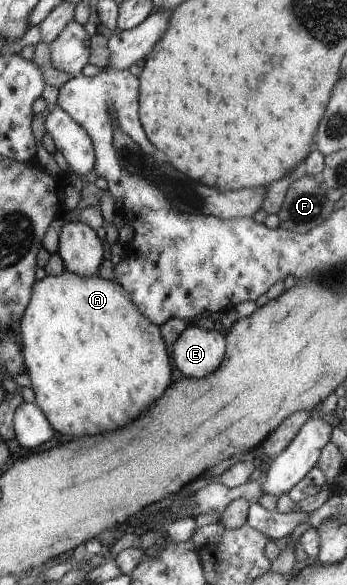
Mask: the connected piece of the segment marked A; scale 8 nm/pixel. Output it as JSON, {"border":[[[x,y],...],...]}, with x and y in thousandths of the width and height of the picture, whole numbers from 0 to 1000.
{"border":[[[179,462],[179,467],[167,470],[130,470],[121,477],[101,479],[98,487],[92,487],[86,515],[69,526],[46,564],[58,586],[58,603],[63,603],[63,621],[69,621],[69,636],[81,639],[86,648],[84,662],[98,670],[98,689],[127,708],[150,733],[179,740],[179,744],[236,747],[242,740],[288,740],[288,737],[305,737],[305,733],[323,737],[323,733],[380,720],[386,713],[398,713],[490,658],[490,614],[484,614],[478,590],[467,583],[458,557],[432,552],[415,538],[406,538],[403,532],[386,525],[386,518],[375,515],[375,508],[363,504],[357,494],[329,479],[303,479],[288,475],[285,470],[236,474],[190,462]]]}

